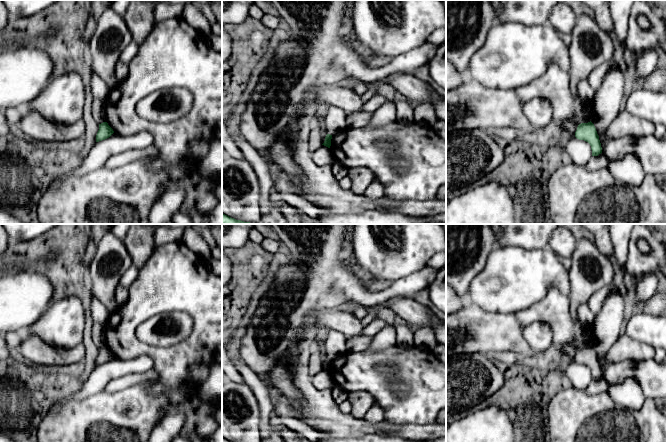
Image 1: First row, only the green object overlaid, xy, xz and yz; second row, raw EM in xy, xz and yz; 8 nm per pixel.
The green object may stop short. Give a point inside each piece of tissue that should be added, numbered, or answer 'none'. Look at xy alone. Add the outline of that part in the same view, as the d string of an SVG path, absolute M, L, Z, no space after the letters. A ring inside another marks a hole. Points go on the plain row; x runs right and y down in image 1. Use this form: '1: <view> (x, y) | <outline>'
none

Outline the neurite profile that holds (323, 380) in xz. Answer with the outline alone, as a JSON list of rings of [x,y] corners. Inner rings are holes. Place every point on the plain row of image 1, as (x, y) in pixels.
[[[324,369],[312,376],[311,382],[318,390],[325,390],[335,385],[330,372]]]

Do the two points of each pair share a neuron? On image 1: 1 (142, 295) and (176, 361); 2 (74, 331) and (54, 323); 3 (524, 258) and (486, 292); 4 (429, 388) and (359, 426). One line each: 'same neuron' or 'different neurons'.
1: same neuron
2: same neuron
3: same neuron
4: different neurons

